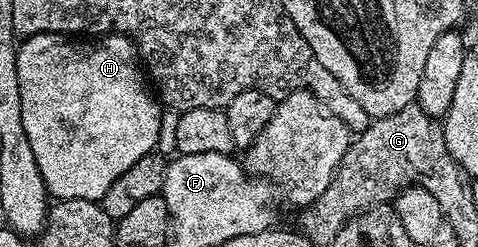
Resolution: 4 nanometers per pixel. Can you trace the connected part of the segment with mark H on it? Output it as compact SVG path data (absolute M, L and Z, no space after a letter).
M32 34L24 39L24 42L22 39L18 43L17 56L17 80L21 84L21 124L25 124L25 136L29 136L29 144L37 160L37 168L41 168L41 180L45 180L48 195L52 199L72 198L99 202L105 196L105 192L109 192L113 180L121 176L121 172L126 172L132 164L137 164L137 160L141 160L141 156L152 153L158 147L155 145L159 142L159 129L163 126L164 111L161 109L160 99L153 93L145 77L145 70L141 65L135 44L121 34L109 34L102 40L76 40L74 37L61 34Z

